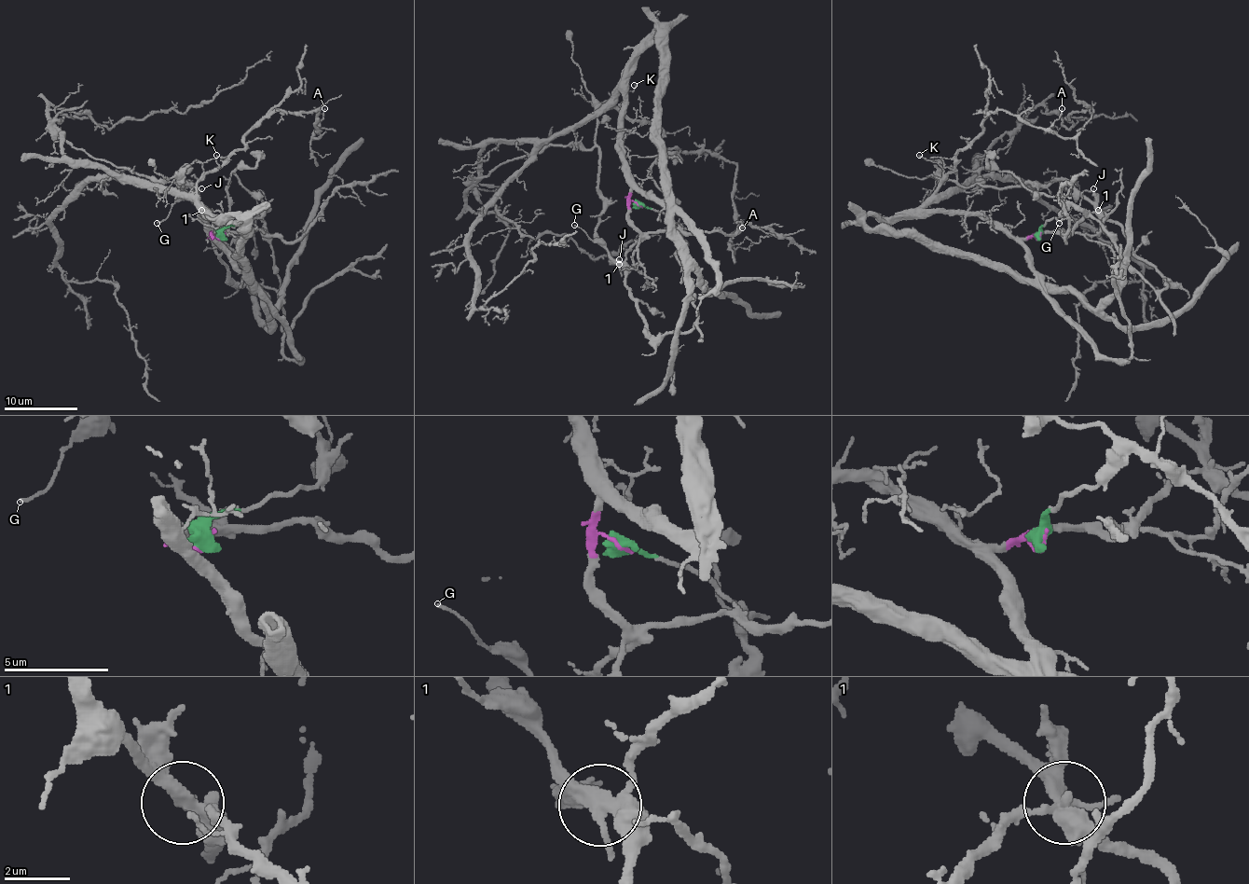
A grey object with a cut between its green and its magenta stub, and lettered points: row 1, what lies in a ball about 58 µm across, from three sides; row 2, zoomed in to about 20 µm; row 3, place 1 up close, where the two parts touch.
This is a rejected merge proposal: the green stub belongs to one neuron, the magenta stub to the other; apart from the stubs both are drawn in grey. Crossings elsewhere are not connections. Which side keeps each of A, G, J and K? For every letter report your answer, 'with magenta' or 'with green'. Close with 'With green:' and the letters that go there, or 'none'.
A: with magenta
G: with green
J: with green
K: with magenta
With green: G, J

